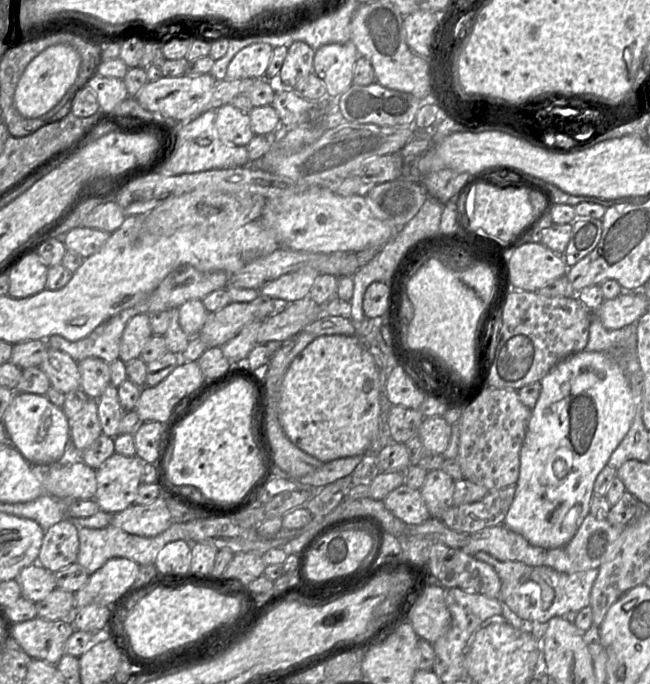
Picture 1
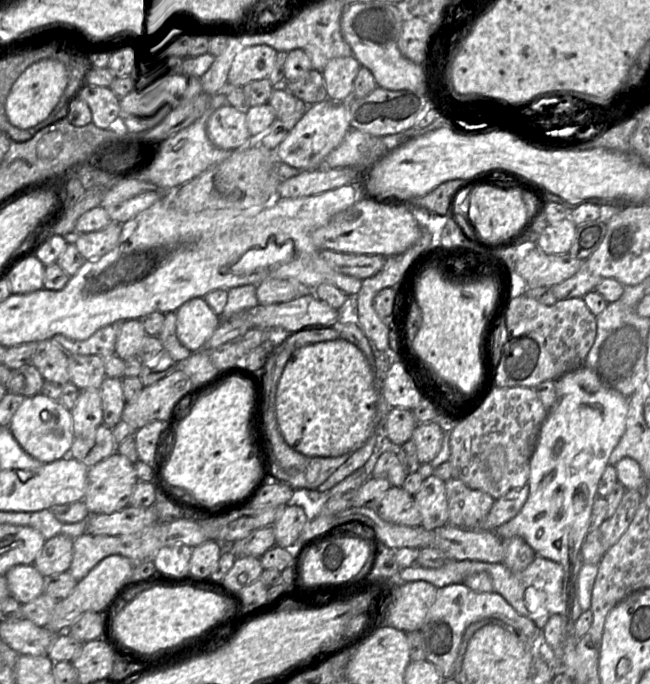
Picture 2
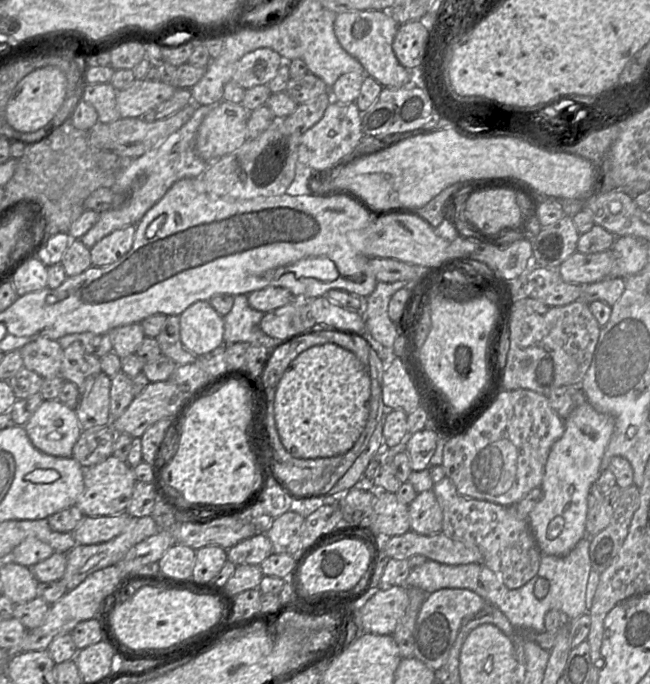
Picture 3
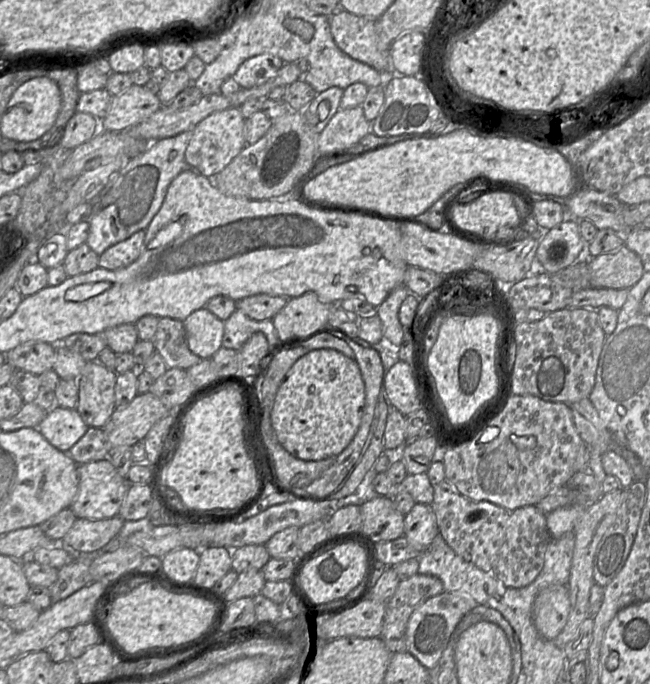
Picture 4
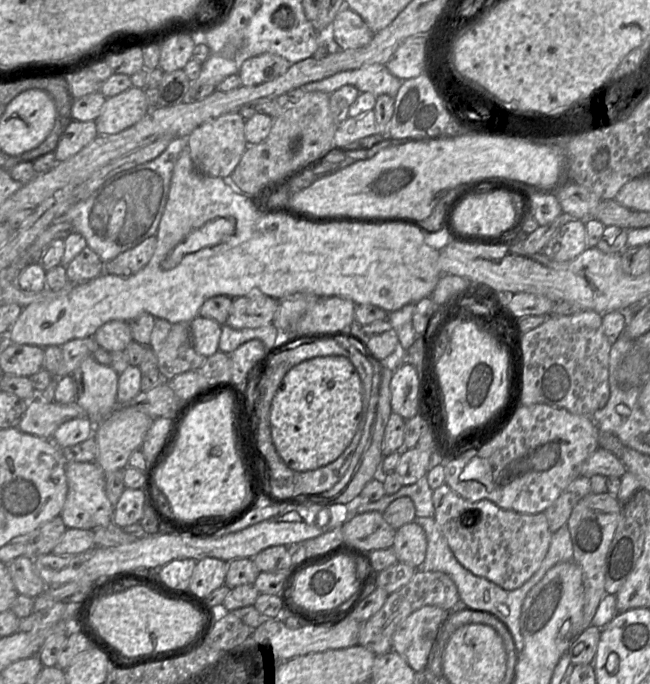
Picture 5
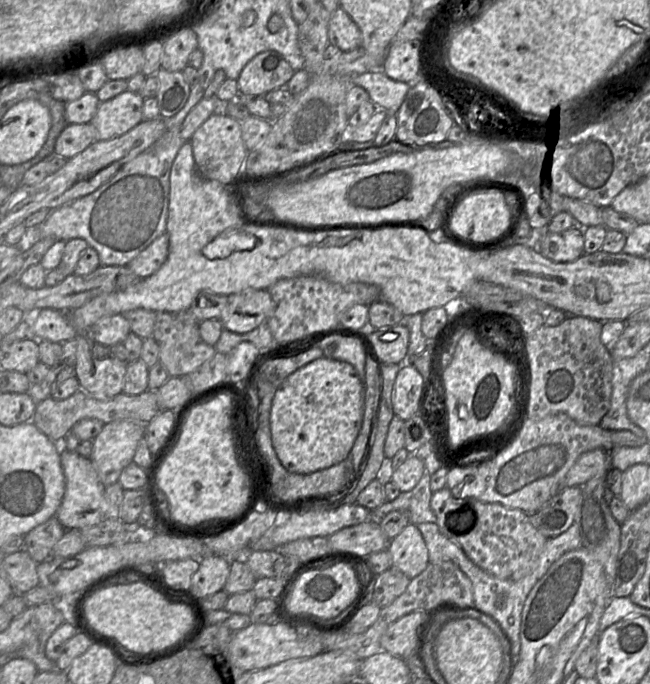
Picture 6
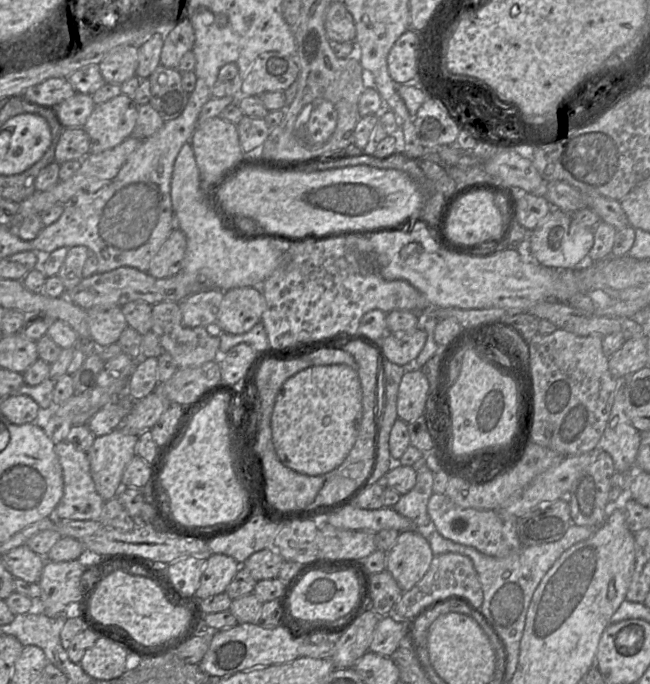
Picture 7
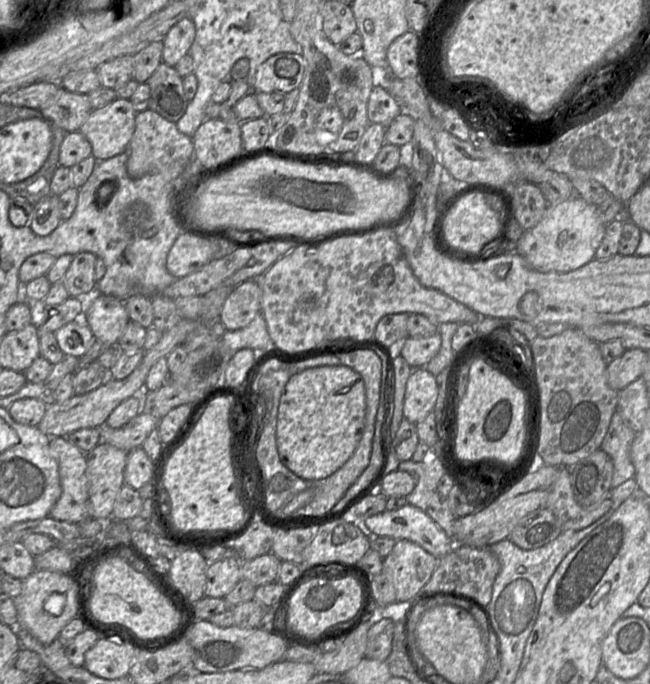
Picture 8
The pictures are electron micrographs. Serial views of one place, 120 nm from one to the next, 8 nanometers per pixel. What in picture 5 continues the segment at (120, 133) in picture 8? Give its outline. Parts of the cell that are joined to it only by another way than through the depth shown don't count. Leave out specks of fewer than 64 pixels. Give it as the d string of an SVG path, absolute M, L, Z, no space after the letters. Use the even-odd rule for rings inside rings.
M132 86L106 99L95 120L98 135L117 134L140 121L148 112L145 90Z

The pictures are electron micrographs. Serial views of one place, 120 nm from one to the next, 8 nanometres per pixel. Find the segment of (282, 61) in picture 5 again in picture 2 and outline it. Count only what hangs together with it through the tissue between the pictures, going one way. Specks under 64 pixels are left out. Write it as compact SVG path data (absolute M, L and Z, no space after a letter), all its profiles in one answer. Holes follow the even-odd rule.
M265 45L247 47L233 59L227 74L228 86L243 87L267 78L275 64L277 51Z

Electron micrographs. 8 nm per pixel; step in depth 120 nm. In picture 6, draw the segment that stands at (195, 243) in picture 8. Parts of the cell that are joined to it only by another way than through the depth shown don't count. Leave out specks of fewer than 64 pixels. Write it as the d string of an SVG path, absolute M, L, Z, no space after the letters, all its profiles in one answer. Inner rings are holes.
M164 233L142 250L128 266L138 277L154 274L166 261L169 253L169 235Z

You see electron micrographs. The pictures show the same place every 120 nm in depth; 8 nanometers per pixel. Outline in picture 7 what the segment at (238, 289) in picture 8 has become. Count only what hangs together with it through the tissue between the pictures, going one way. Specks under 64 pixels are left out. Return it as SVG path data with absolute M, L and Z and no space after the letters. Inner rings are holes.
M239 287L224 292L217 323L224 333L240 335L262 321L266 300L260 287Z

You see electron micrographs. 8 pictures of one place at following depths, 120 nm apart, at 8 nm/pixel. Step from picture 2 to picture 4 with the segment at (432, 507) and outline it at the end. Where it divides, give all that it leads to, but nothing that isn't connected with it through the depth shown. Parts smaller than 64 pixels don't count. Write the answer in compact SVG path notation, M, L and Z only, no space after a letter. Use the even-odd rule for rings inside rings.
M416 503L404 518L404 537L409 544L424 552L439 534L431 505Z

